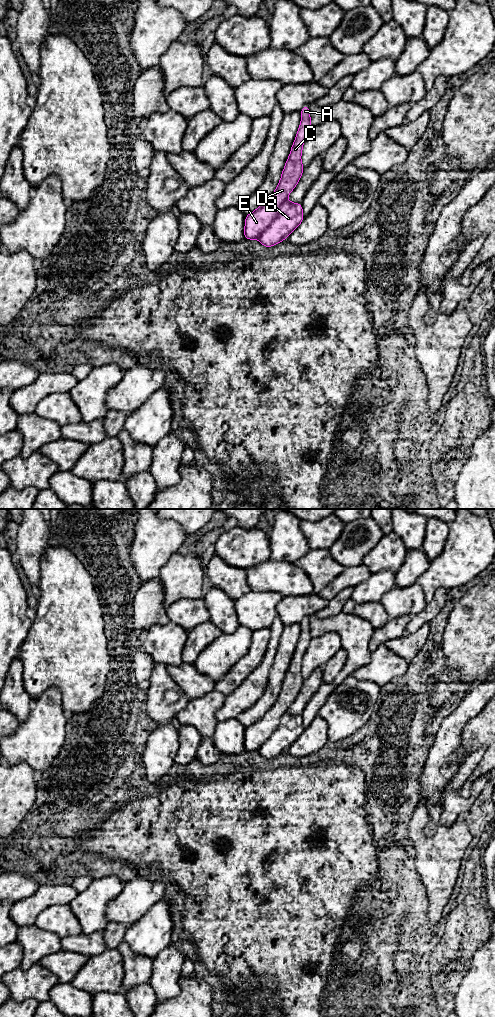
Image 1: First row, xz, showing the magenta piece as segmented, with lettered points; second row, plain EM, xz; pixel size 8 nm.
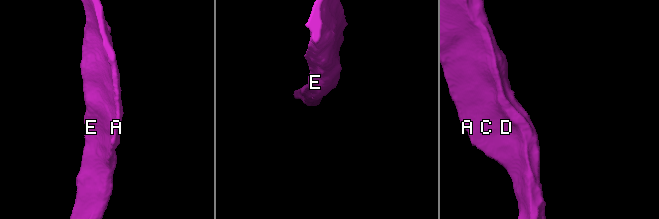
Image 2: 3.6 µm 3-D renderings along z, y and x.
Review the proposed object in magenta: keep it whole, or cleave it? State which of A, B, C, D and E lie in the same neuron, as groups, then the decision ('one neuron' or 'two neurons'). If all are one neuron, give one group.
groups A C D E / B; two neurons

